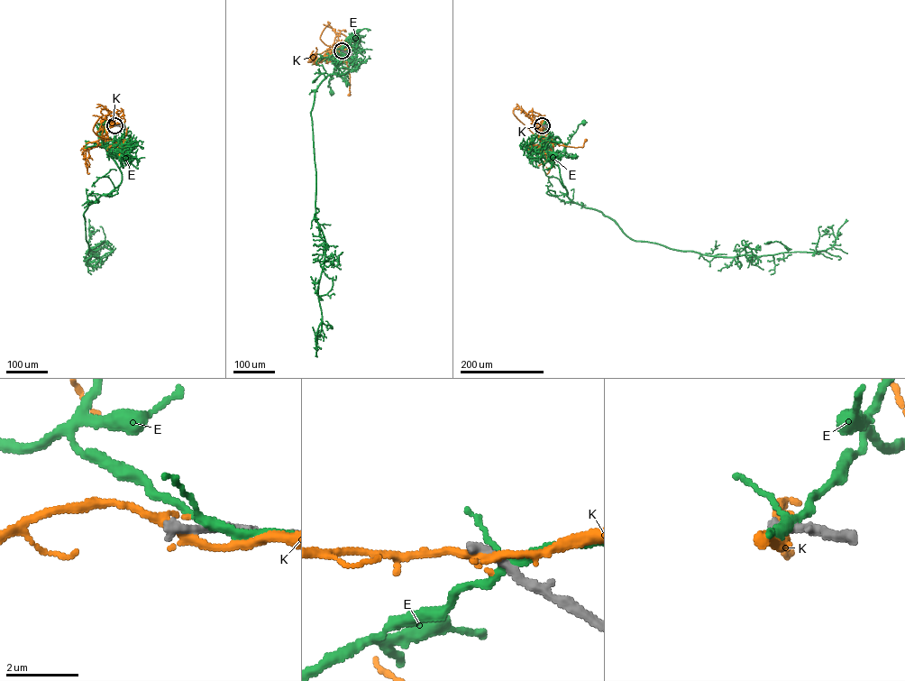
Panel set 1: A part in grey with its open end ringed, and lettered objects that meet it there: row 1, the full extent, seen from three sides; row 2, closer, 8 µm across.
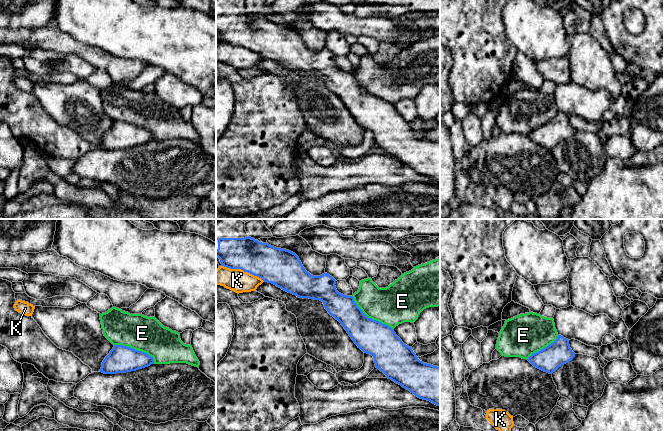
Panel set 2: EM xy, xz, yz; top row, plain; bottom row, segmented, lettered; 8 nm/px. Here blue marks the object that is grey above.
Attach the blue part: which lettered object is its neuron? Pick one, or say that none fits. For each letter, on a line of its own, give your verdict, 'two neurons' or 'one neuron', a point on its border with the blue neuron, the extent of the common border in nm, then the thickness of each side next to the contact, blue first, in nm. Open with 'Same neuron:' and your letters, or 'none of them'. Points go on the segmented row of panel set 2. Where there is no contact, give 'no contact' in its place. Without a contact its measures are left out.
Same neuron: none of them
E: two neurons; meets blue in xz at (369, 318); contact 420 nm long; 280 nm thick on the blue side, 320 nm on the other
K: two neurons; meets blue in xz at (243, 270); contact 360 nm long; 280 nm thick on the blue side, 180 nm on the other

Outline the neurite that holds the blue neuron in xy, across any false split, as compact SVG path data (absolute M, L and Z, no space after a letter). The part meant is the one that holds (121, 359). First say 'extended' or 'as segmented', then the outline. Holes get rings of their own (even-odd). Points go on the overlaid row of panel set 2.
as segmented | M114 345L103 360L100 372L104 374L126 373L151 364L154 364L153 357L147 353L123 345Z

